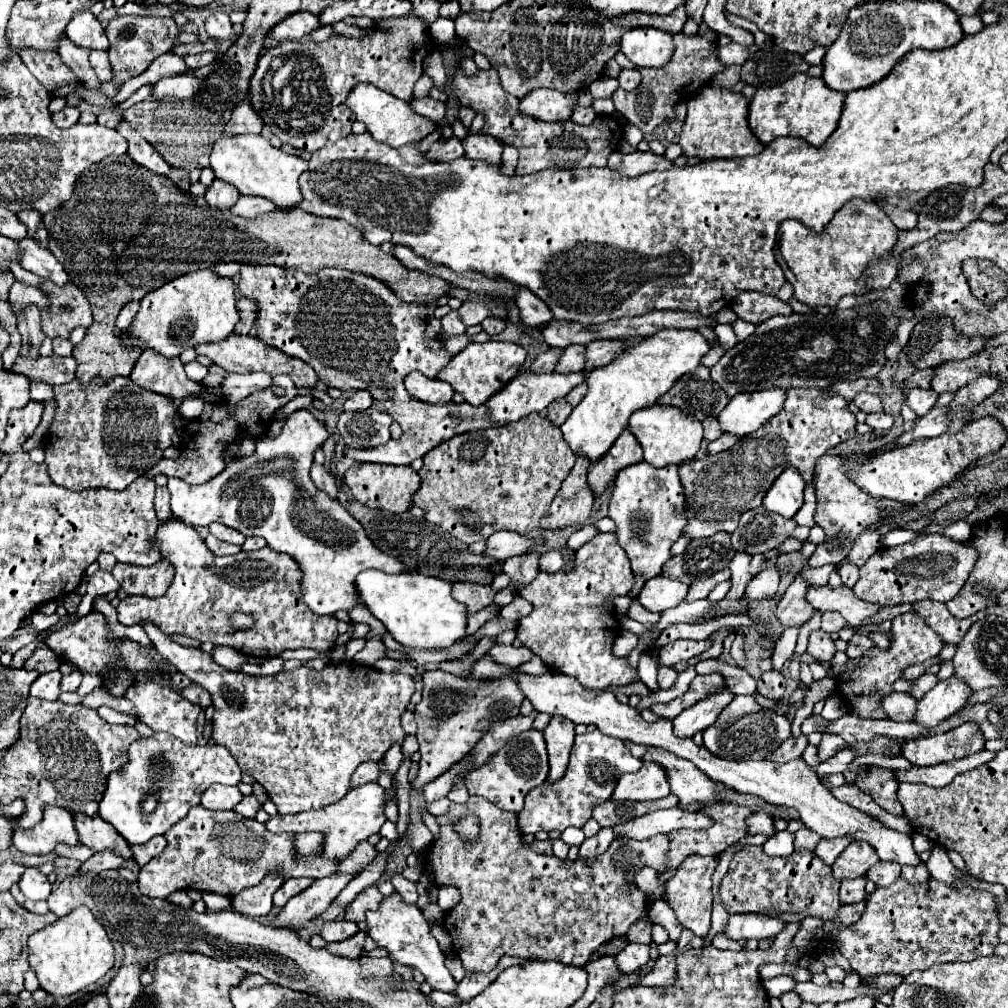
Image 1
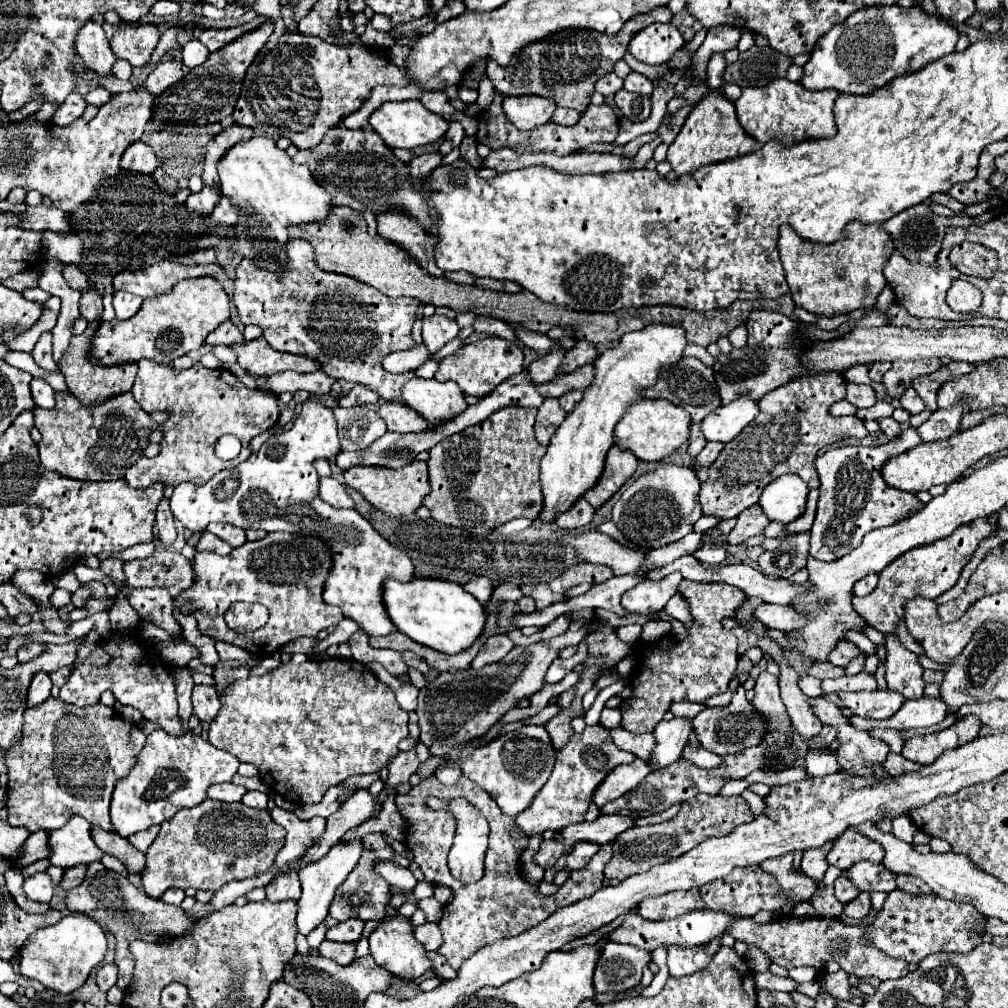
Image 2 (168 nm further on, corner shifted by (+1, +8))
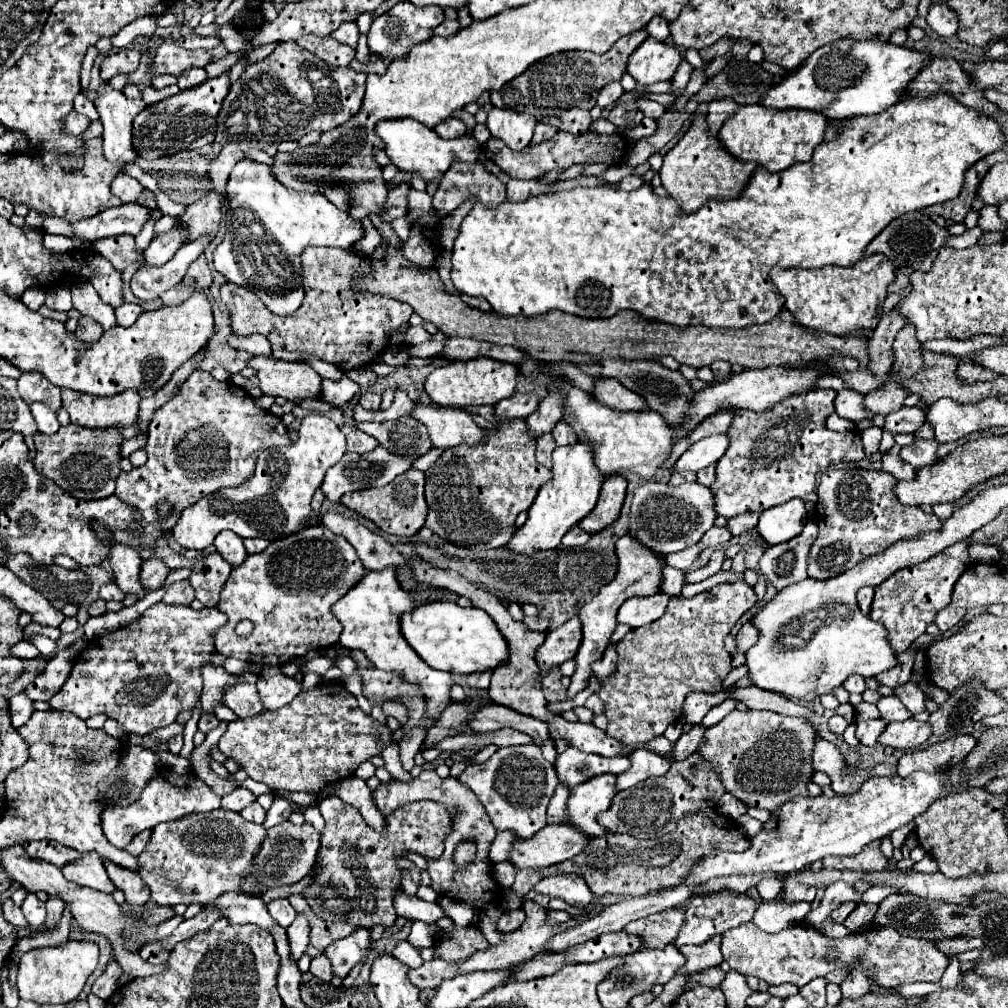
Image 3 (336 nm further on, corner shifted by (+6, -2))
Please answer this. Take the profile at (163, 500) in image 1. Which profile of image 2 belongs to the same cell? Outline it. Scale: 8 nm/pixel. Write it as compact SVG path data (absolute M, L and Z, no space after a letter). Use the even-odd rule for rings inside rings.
M161 500L159 508L157 508L155 532L157 532L159 542L161 542L165 548L171 548L171 544L173 544L175 538L177 538L177 530L175 530L175 524L173 524L173 514L171 514L171 510L169 510L169 500Z

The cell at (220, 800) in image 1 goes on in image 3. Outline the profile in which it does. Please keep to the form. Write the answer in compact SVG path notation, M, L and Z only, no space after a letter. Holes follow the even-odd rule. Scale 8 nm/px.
M236 788L232 794L224 796L222 798L222 808L224 810L234 810L234 812L240 812L242 808L246 808L248 804L252 804L256 800L256 796L246 790L246 788Z

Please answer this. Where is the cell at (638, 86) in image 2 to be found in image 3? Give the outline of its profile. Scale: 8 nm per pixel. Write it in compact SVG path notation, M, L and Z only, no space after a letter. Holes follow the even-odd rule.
M642 96L636 98L636 104L644 112L644 116L650 116L650 118L660 118L666 112L666 108L662 104L658 104L654 100L648 100L648 98L642 98Z

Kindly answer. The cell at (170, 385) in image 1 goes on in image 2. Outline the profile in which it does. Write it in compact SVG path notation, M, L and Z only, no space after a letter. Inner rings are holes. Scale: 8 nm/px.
M141 360L131 394L149 414L159 410L169 412L169 418L159 428L163 434L159 454L155 458L139 458L139 462L133 464L125 474L127 484L137 490L155 482L173 488L179 482L201 486L223 468L235 468L237 464L245 462L251 456L249 440L273 428L279 420L275 394L245 388L241 380L229 370L211 370L201 362L193 364L189 370L175 372L171 366L157 366L151 360ZM225 434L233 434L241 440L241 454L231 462L223 462L215 456L215 444Z

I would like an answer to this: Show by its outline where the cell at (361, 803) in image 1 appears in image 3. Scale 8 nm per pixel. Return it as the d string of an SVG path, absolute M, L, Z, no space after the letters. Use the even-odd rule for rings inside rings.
M298 914L296 920L286 928L286 932L288 932L288 940L290 940L290 950L294 950L294 958L298 960L304 954L304 950L306 950L306 946L310 942L308 940L310 924L302 914Z

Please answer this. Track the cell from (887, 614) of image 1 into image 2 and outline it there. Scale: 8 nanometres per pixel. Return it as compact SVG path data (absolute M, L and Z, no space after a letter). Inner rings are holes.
M763 602L755 610L755 620L761 622L769 630L795 630L801 628L807 622L807 614L799 614L791 606L777 606L777 604L767 604Z

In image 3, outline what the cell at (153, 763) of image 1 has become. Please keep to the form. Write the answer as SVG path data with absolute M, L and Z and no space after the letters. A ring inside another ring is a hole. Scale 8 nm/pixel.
M192 766L184 774L162 768L162 770L158 770L158 774L154 778L148 780L148 784L144 786L144 790L136 802L132 802L126 808L110 806L102 812L102 830L114 846L126 848L126 844L142 830L152 830L160 822L172 822L172 820L178 820L178 818L194 814L194 812L210 812L216 808L220 808L220 796L194 772Z

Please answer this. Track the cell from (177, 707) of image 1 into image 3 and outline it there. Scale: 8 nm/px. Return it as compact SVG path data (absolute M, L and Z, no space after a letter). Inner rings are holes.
M158 602L132 624L90 640L86 652L80 652L66 684L48 704L52 710L68 710L82 720L94 714L106 714L118 720L126 732L148 734L156 728L164 728L176 720L180 710L192 710L200 698L202 676L198 668L210 662L208 656L214 652L214 632L222 624L226 624L226 616L222 616L218 608L192 610L190 606Z

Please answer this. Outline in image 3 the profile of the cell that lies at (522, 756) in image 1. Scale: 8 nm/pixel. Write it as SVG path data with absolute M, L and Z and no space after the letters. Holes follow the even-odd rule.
M536 744L530 746L508 746L508 748L498 748L486 762L482 764L470 764L458 778L462 784L466 784L484 804L490 820L498 830L514 830L520 838L530 838L534 836L540 828L546 826L546 808L550 798L554 796L554 790L558 786L558 778L554 772L554 766L544 760L542 750Z

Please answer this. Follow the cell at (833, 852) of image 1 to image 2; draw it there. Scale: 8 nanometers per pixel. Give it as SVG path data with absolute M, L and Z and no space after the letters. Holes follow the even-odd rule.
M827 842L827 844L823 844L821 848L803 852L803 860L801 860L801 868L799 868L799 870L801 870L805 876L809 876L811 880L821 882L827 866L829 866L829 864L825 862L825 856L827 856L827 852L831 850L831 846L833 846L833 842Z

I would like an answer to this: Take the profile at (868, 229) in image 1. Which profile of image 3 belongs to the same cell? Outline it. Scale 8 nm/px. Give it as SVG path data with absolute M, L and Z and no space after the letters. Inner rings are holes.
M872 254L862 256L856 264L848 268L772 268L770 278L780 290L780 294L786 298L786 308L802 326L818 332L846 336L858 328L876 328L882 318L882 302L886 298L886 288L894 280L894 264L882 254Z

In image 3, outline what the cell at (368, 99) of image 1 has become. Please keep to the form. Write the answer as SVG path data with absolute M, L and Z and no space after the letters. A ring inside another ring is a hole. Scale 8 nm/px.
M400 118L400 120L380 120L376 124L376 134L382 138L384 152L390 158L390 162L394 166L398 166L400 170L410 170L410 172L418 172L426 182L434 180L438 174L444 174L452 160L464 160L464 162L476 162L478 154L480 154L480 144L476 138L472 136L462 136L462 138L454 138L454 140L444 140L440 138L432 128L424 126L418 120L412 118Z

